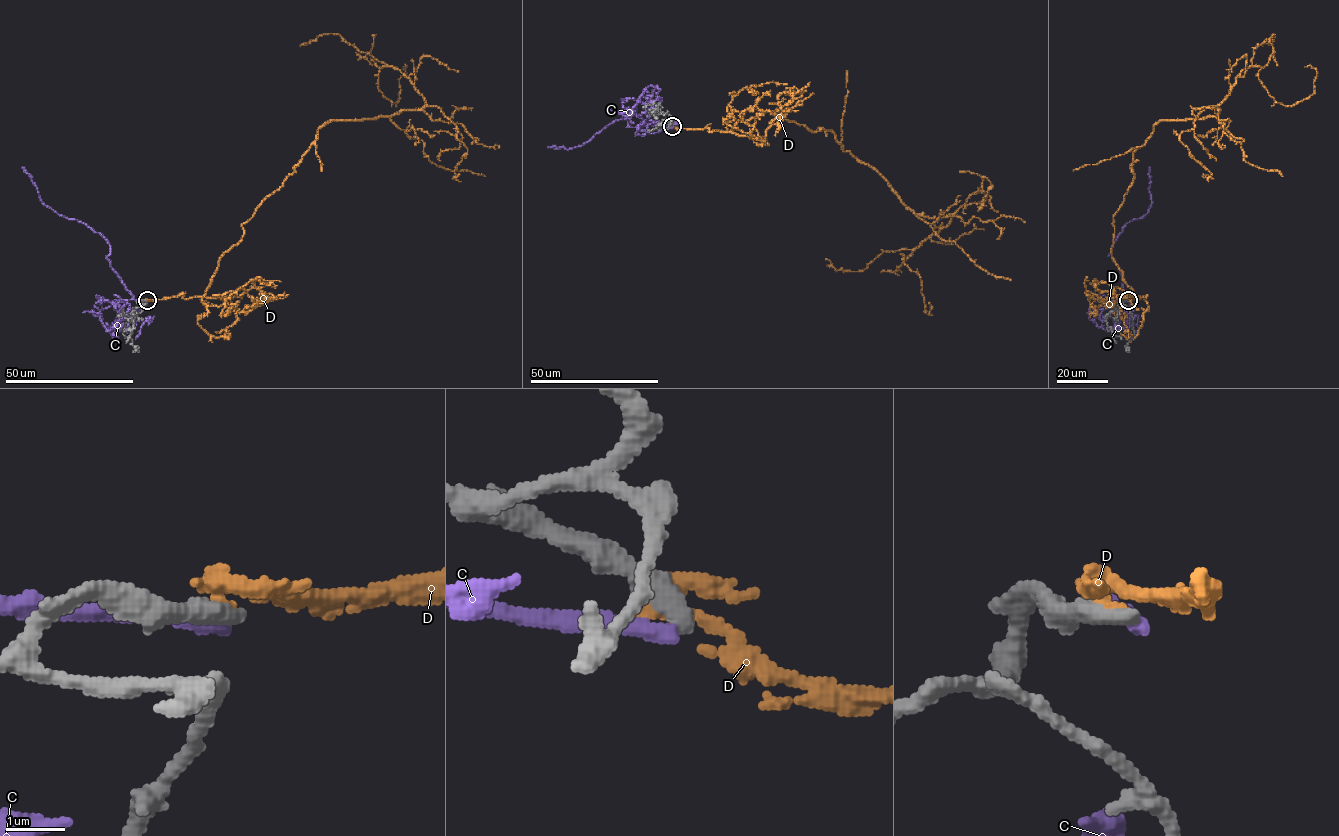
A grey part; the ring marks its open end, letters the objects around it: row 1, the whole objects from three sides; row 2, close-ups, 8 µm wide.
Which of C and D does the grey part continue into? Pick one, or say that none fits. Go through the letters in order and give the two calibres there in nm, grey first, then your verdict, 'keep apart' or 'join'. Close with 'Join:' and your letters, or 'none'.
C: calibres 440 and 280 nm; keep apart
D: calibres 480 and 280 nm; keep apart
Join: none

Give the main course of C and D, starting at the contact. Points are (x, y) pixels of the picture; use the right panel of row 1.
C: (1128, 301), (1123, 295), (1123, 277), (1110, 254), (1113, 242), (1128, 222), (1148, 211), (1151, 201), (1149, 167)
D: (1127, 300), (1111, 253), (1132, 153), (1162, 119), (1213, 117), (1249, 66), (1294, 105), (1314, 91), (1305, 67)

